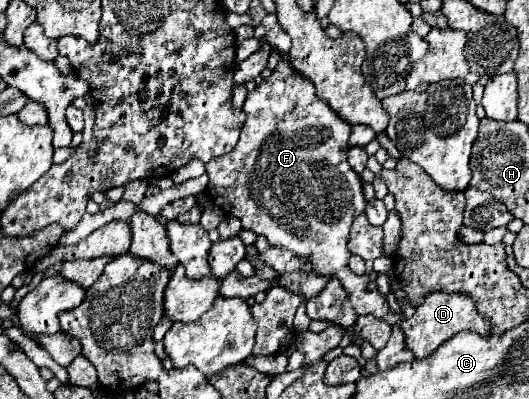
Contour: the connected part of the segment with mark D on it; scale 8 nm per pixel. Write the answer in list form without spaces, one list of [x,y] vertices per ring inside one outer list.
[[[428,292],[424,296],[424,302],[416,306],[416,312],[412,318],[402,322],[402,330],[406,334],[408,348],[416,354],[416,358],[430,356],[442,342],[456,336],[462,330],[474,330],[482,336],[490,334],[490,322],[476,310],[476,302],[462,292],[446,294],[446,292]]]

